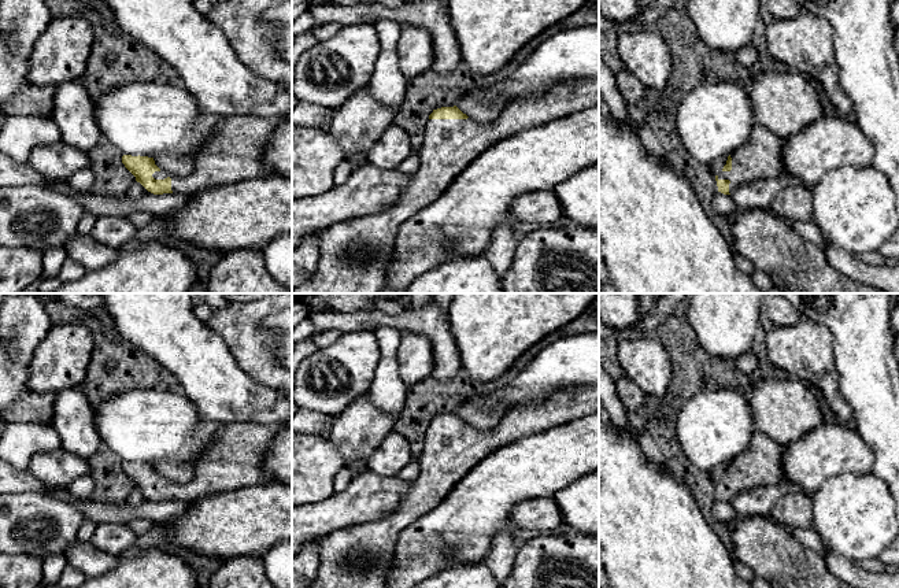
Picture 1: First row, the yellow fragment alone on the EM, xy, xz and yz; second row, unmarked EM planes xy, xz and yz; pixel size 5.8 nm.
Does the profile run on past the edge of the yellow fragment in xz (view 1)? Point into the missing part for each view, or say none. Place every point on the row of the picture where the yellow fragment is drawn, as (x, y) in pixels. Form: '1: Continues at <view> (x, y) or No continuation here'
1: Continues at xz (352, 254)

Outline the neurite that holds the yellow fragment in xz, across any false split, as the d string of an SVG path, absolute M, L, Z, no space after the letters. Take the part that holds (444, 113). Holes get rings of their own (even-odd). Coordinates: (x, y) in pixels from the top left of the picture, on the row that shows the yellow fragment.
M576 78L547 88L537 97L508 103L489 123L470 119L456 106L433 110L417 152L419 167L410 174L410 182L399 199L382 211L344 221L322 232L317 270L293 293L377 293L384 288L382 267L395 245L399 228L441 196L478 155L518 132L595 106L599 106L599 78Z

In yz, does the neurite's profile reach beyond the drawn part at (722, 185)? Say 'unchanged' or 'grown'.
grown

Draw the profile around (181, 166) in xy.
M162 154L159 156L155 156L153 160L160 170L177 177L186 177L195 169L193 159L189 156Z

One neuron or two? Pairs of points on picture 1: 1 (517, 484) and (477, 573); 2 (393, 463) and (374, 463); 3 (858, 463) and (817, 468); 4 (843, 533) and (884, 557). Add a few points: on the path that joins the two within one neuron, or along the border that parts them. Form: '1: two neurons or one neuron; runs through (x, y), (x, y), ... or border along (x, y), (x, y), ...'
1: two neurons; border along (483, 561), (477, 564)
2: one neuron; runs through (389, 463), (378, 463)
3: one neuron; runs through (848, 463), (827, 463)
4: two neurons; border along (884, 548), (876, 558)

